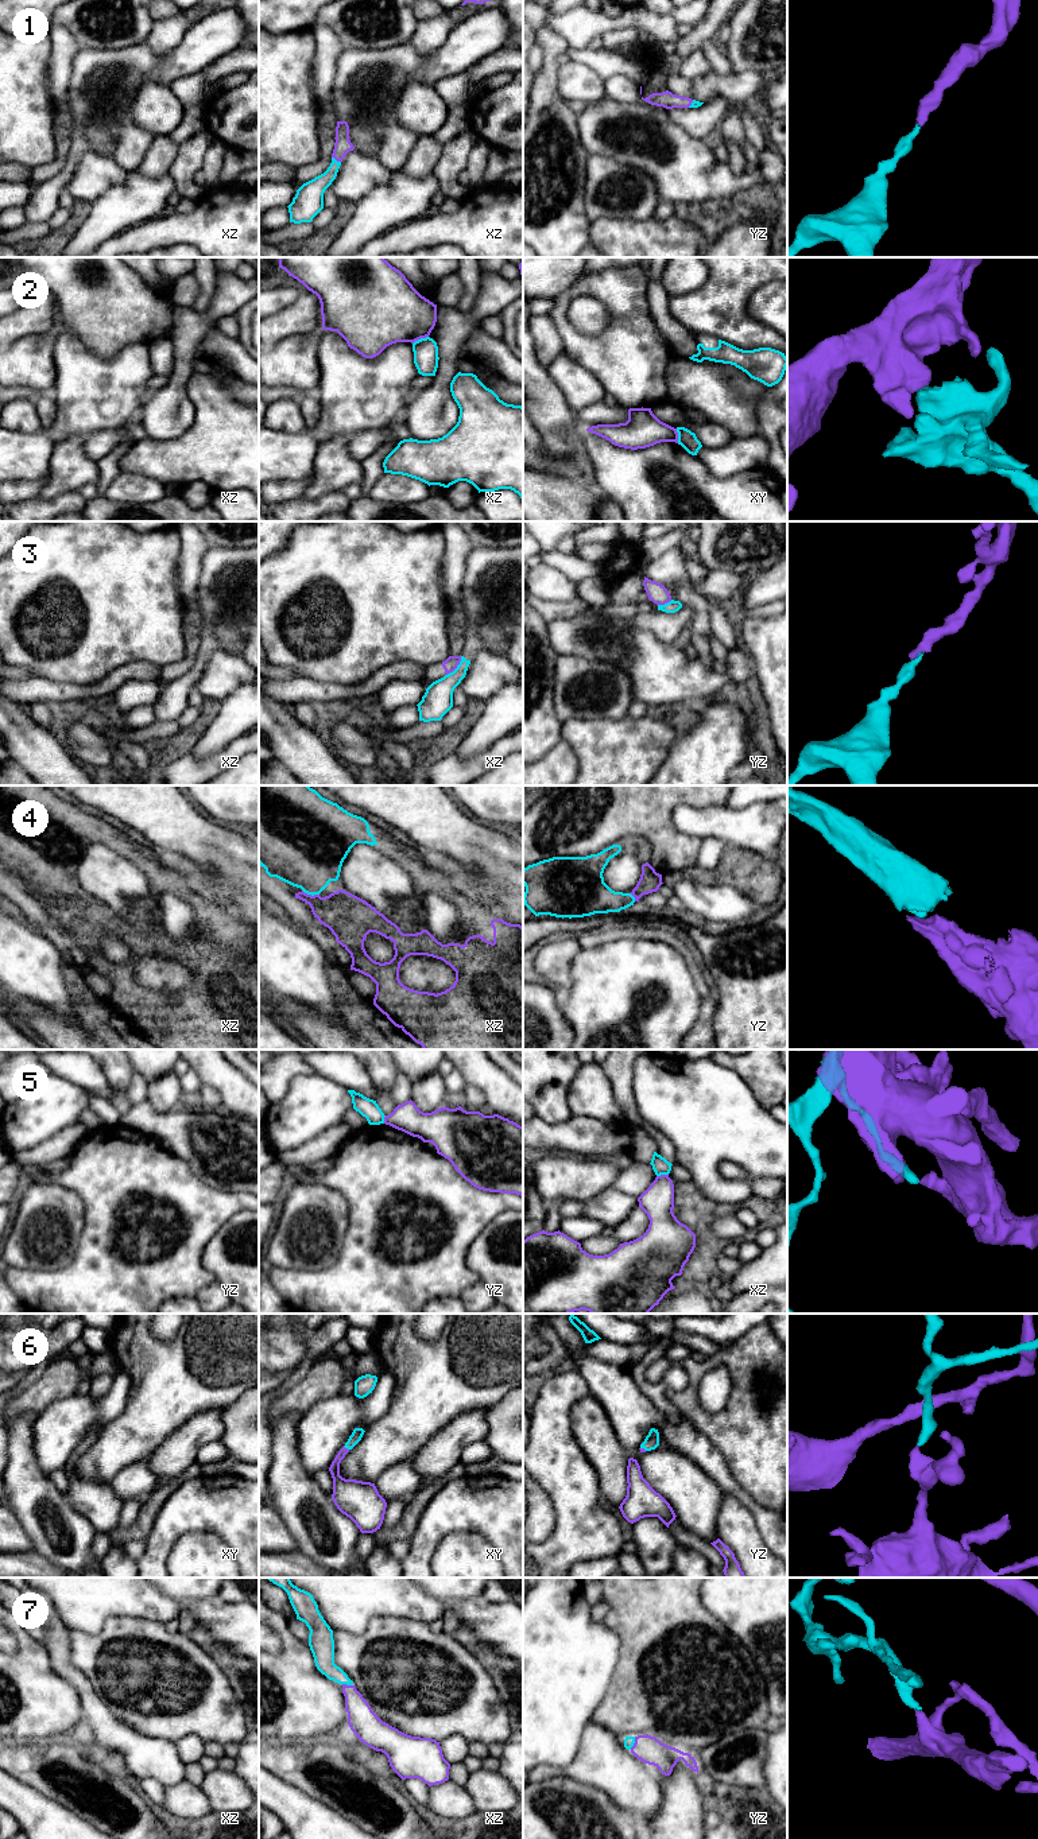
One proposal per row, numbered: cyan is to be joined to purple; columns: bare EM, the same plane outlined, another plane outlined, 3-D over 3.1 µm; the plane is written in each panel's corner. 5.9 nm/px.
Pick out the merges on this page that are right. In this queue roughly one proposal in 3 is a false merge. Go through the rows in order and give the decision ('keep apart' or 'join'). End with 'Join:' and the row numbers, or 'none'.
1: join
2: keep apart
3: keep apart
4: join
5: keep apart
6: join
7: join
Join: 1, 4, 6, 7

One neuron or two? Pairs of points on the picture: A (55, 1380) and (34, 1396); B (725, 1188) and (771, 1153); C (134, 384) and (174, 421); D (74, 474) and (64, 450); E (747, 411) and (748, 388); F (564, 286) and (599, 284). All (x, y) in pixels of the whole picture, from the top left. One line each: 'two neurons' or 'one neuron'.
A: one neuron
B: one neuron
C: two neurons
D: one neuron
E: one neuron
F: one neuron

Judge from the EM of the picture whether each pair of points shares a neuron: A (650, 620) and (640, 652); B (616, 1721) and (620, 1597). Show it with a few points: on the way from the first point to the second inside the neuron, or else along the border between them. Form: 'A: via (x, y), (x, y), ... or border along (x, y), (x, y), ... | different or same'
A: border along (632, 617), (636, 627), (674, 643) | different
B: via (634, 1690), (634, 1628) | same

